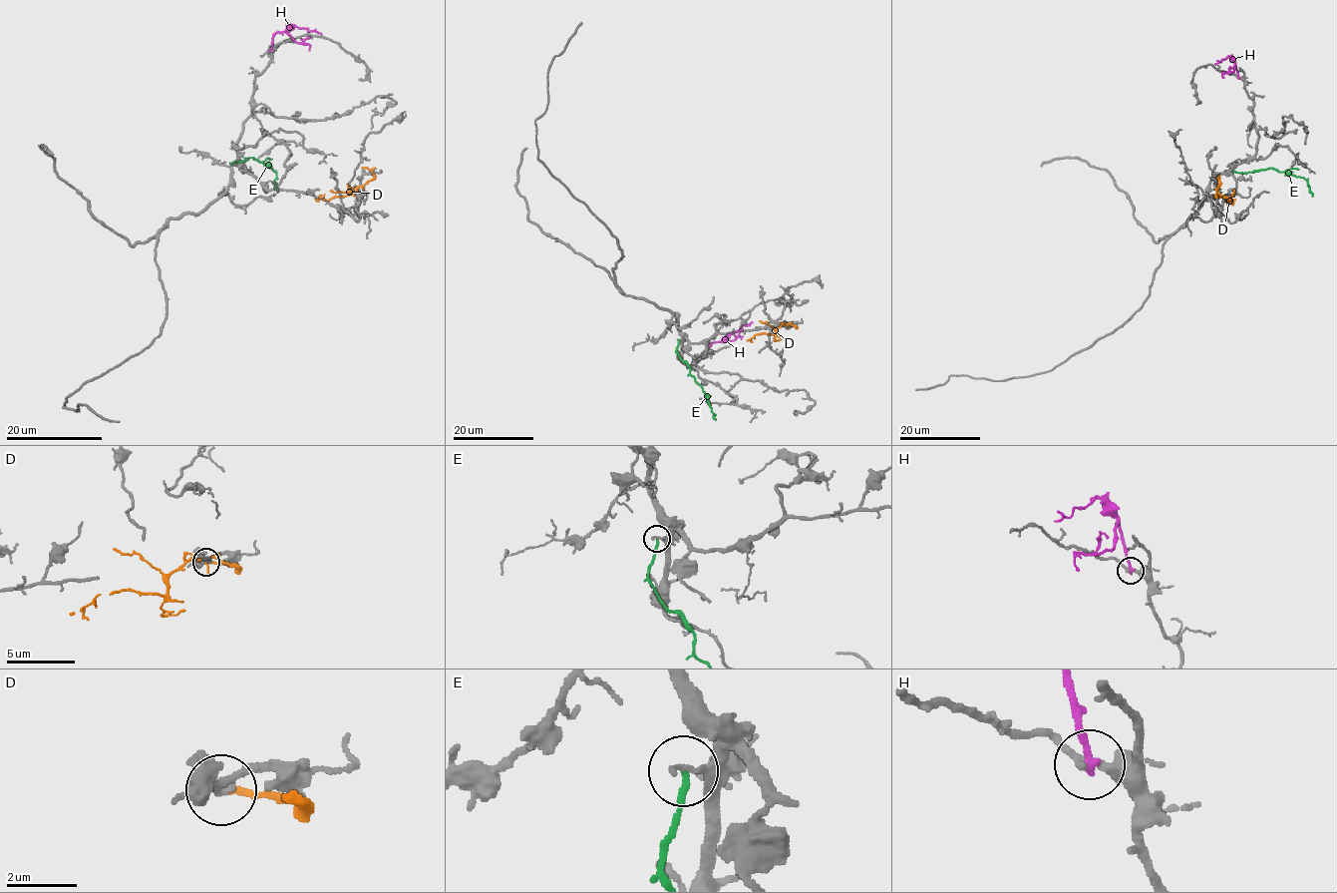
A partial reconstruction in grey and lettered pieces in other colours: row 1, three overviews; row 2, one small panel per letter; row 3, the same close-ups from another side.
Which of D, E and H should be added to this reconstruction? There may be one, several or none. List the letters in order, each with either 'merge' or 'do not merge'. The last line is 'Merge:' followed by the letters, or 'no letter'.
D: do not merge
E: do not merge
H: do not merge
Merge: no letter

